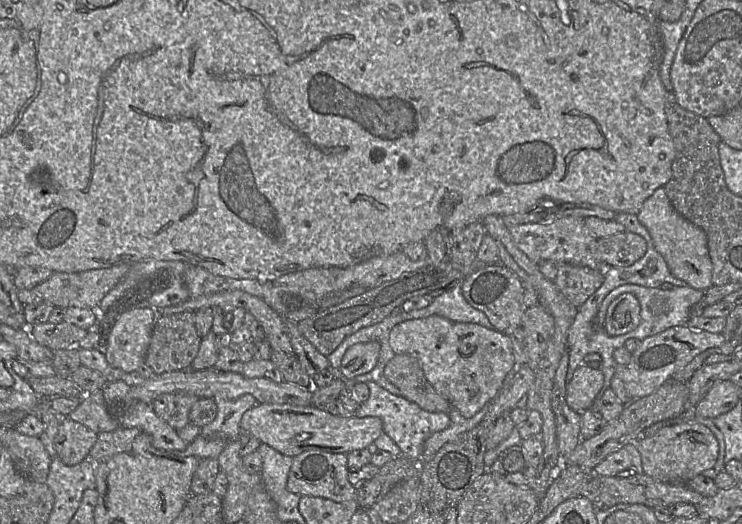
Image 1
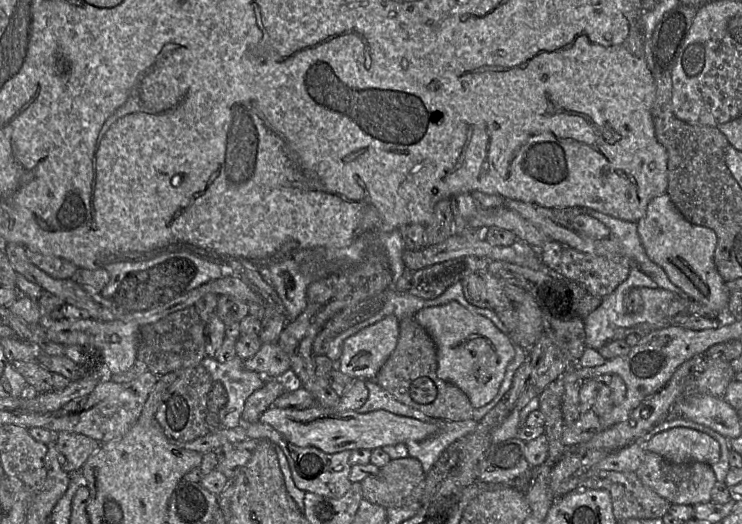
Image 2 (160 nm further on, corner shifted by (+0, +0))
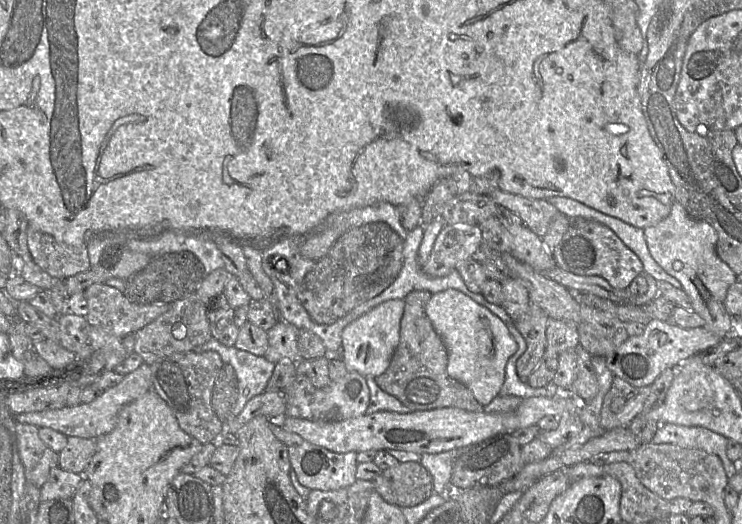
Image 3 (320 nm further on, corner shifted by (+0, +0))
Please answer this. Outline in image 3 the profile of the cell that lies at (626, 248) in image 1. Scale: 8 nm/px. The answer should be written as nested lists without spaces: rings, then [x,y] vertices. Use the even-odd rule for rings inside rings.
[[[498,188],[493,190],[489,196],[498,206],[503,206],[519,216],[522,224],[540,238],[547,232],[553,217],[559,213],[559,211],[553,205],[544,199],[529,199],[520,195],[504,192]]]

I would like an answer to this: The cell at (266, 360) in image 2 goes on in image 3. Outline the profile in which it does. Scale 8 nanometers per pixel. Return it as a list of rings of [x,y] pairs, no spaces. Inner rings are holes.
[[[280,320],[268,331],[269,347],[265,359],[277,364],[282,359],[299,359],[299,329],[291,323]]]

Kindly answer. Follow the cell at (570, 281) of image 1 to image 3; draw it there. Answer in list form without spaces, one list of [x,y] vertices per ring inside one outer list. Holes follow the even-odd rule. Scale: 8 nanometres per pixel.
[[[583,217],[569,219],[572,225],[551,252],[558,268],[575,275],[600,276],[618,290],[625,290],[643,271],[638,256],[610,228]]]

